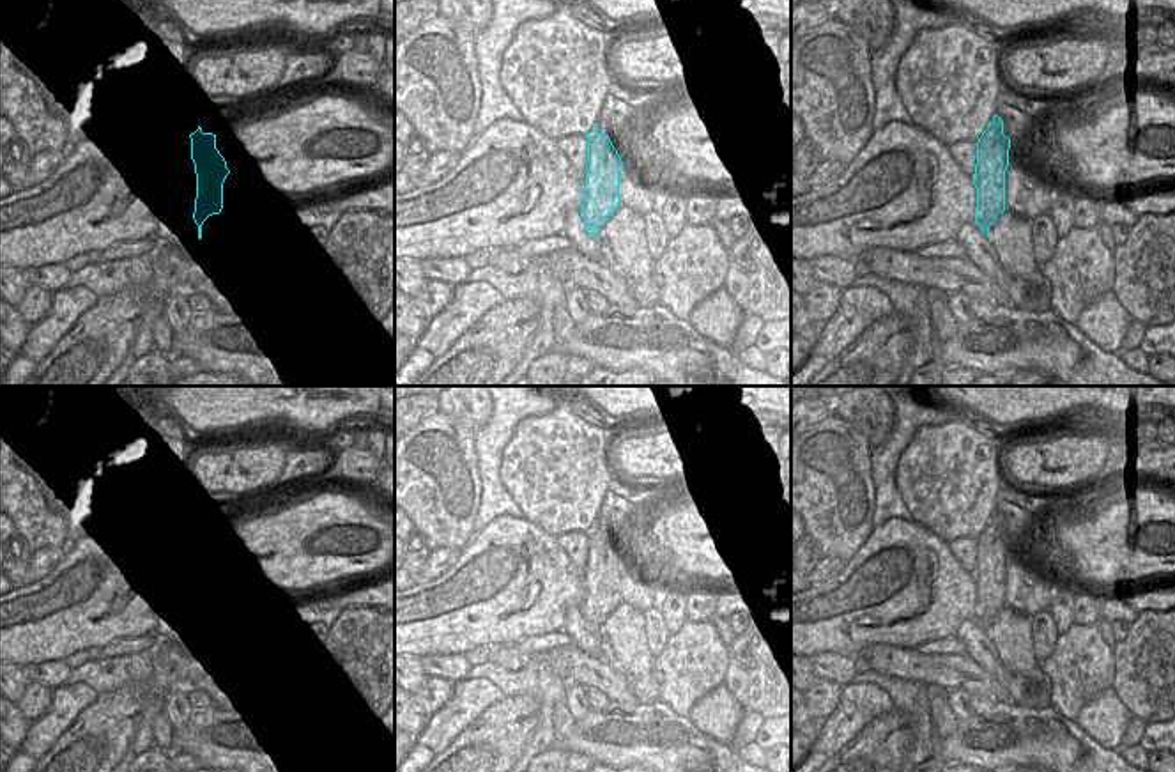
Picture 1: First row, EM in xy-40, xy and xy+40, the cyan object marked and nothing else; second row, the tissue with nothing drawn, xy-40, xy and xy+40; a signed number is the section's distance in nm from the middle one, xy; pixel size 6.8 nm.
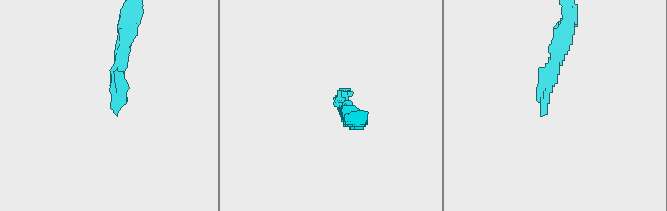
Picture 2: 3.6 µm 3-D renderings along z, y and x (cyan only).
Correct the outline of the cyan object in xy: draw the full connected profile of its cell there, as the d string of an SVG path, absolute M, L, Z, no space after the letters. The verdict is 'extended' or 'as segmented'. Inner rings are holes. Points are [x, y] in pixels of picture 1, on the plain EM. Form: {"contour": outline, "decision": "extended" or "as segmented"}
{"contour": "M596 522L586 533L566 533L556 540L570 558L572 572L584 581L579 609L586 629L595 636L607 614L621 604L619 579L625 561L609 531Z", "decision": "extended"}

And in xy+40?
{"contour": "M995 512L979 537L948 542L961 567L973 574L977 584L975 620L989 634L989 623L1005 607L1005 567L1010 535L1003 531L1003 517Z", "decision": "extended"}

